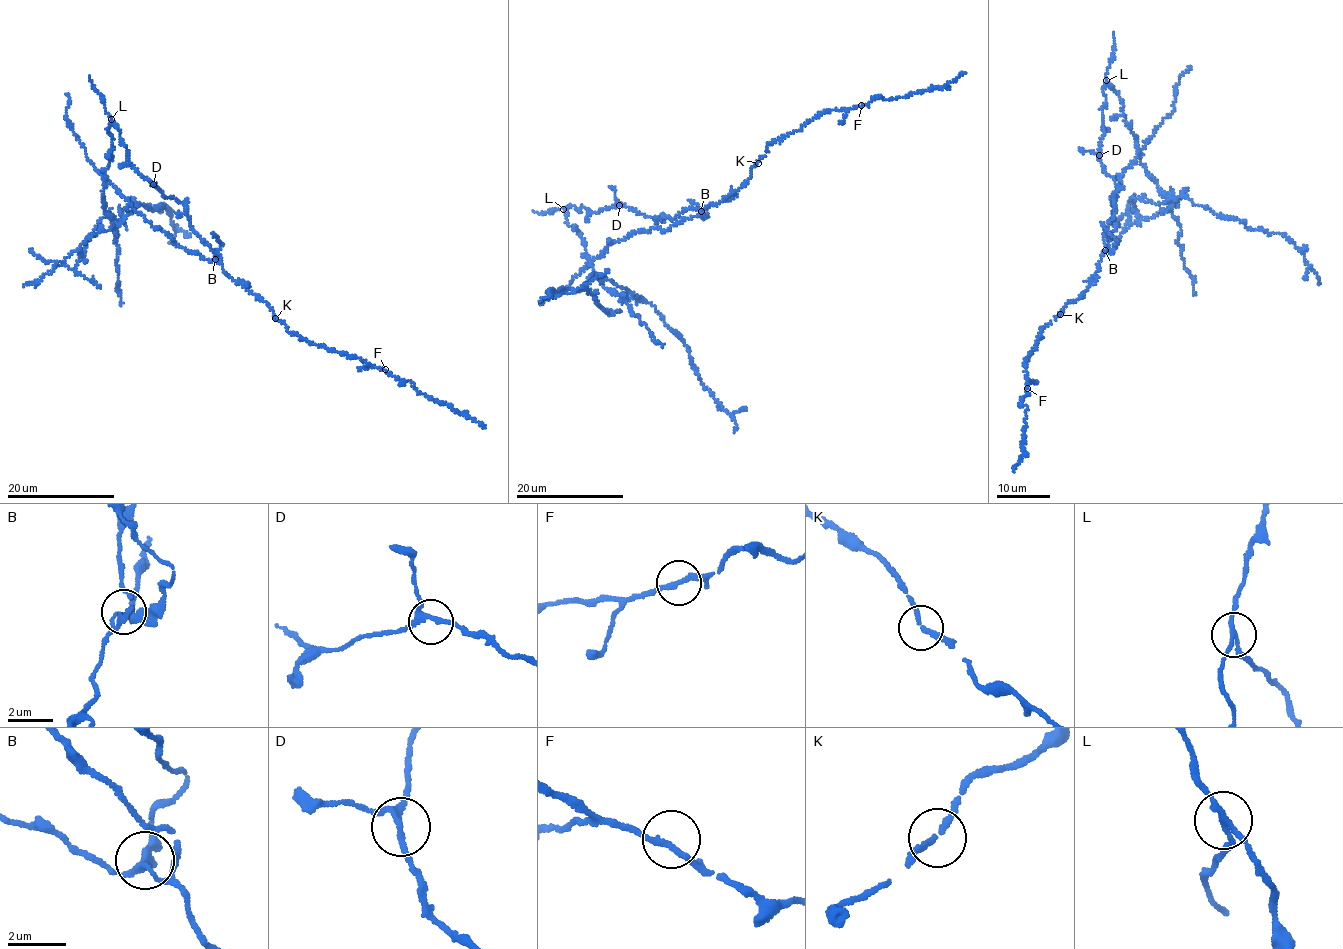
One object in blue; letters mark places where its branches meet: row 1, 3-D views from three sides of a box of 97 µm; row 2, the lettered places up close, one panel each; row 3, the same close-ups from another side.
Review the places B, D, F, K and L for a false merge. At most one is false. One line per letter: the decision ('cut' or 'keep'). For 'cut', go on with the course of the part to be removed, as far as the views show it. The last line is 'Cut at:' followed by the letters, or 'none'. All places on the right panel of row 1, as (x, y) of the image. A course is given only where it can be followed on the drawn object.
B: keep
D: keep
F: keep
K: keep
L: cut; foreign part runs (1107, 80), (1118, 93), (1139, 161), (1169, 200), (1183, 197), (1248, 228), (1283, 234), (1302, 253), (1319, 285)
Cut at: L

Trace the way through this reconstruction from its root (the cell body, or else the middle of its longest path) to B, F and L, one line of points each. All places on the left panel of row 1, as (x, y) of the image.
B: (181, 246), (210, 261), (215, 259)
F: (181, 246), (189, 253), (218, 262), (231, 278), (268, 305), (290, 333), (385, 369)
L: (181, 246), (139, 214), (106, 179), (104, 169), (109, 166), (112, 145), (112, 136), (108, 132), (110, 119)

